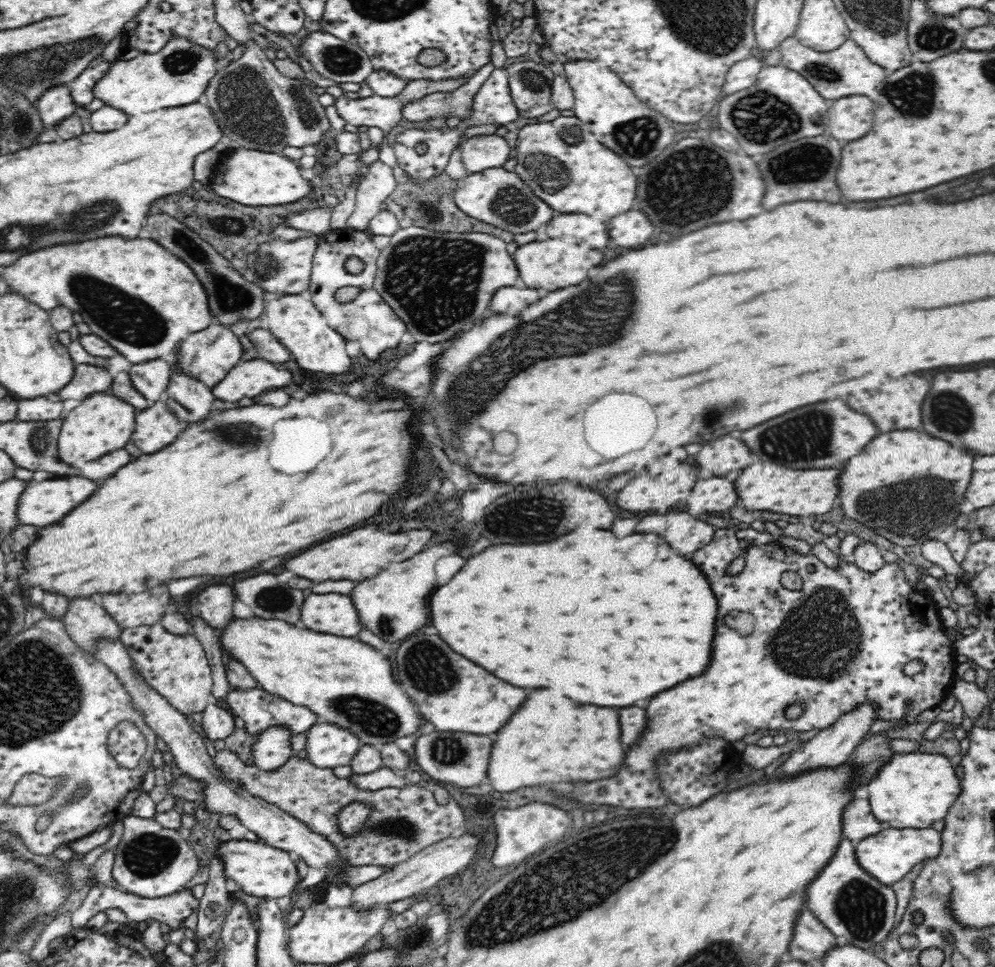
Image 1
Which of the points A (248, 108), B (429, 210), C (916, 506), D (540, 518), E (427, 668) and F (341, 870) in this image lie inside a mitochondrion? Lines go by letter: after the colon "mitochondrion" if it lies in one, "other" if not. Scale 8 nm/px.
A: mitochondrion
B: mitochondrion
C: mitochondrion
D: mitochondrion
E: mitochondrion
F: other

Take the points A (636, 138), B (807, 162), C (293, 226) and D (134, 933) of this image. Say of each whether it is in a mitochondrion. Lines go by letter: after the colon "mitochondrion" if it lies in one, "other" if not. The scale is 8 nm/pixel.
A: mitochondrion
B: mitochondrion
C: other
D: other

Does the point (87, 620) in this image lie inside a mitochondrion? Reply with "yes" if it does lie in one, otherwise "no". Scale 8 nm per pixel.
no

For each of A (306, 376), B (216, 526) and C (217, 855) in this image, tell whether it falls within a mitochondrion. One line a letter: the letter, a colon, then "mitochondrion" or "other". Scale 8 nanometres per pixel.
A: other
B: other
C: other

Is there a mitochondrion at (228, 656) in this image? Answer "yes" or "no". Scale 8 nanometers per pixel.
no

